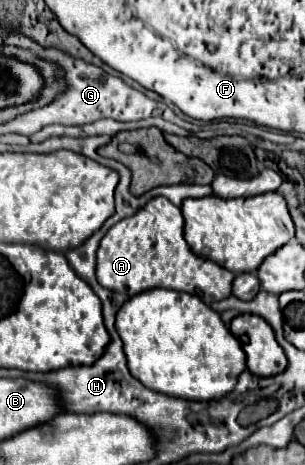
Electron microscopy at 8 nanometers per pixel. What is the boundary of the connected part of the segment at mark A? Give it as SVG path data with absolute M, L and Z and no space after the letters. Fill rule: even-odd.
M155 197L151 199L143 209L139 209L133 217L119 221L115 227L109 229L109 233L101 239L101 245L97 249L97 281L117 293L127 293L129 297L163 287L163 289L175 289L175 291L187 291L191 295L199 295L207 305L213 305L221 299L227 299L231 295L231 283L233 283L233 273L219 267L213 261L197 257L189 245L183 239L183 215L181 209L175 207L171 201L165 197Z

